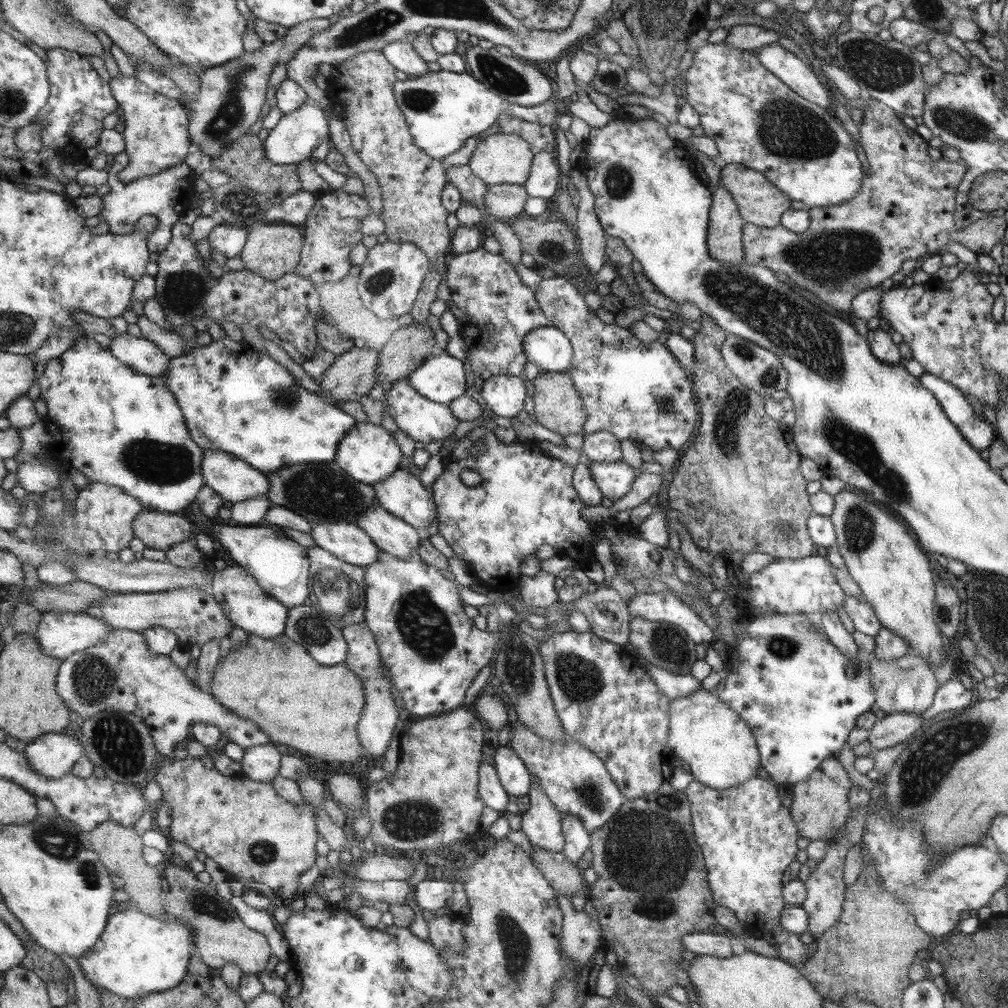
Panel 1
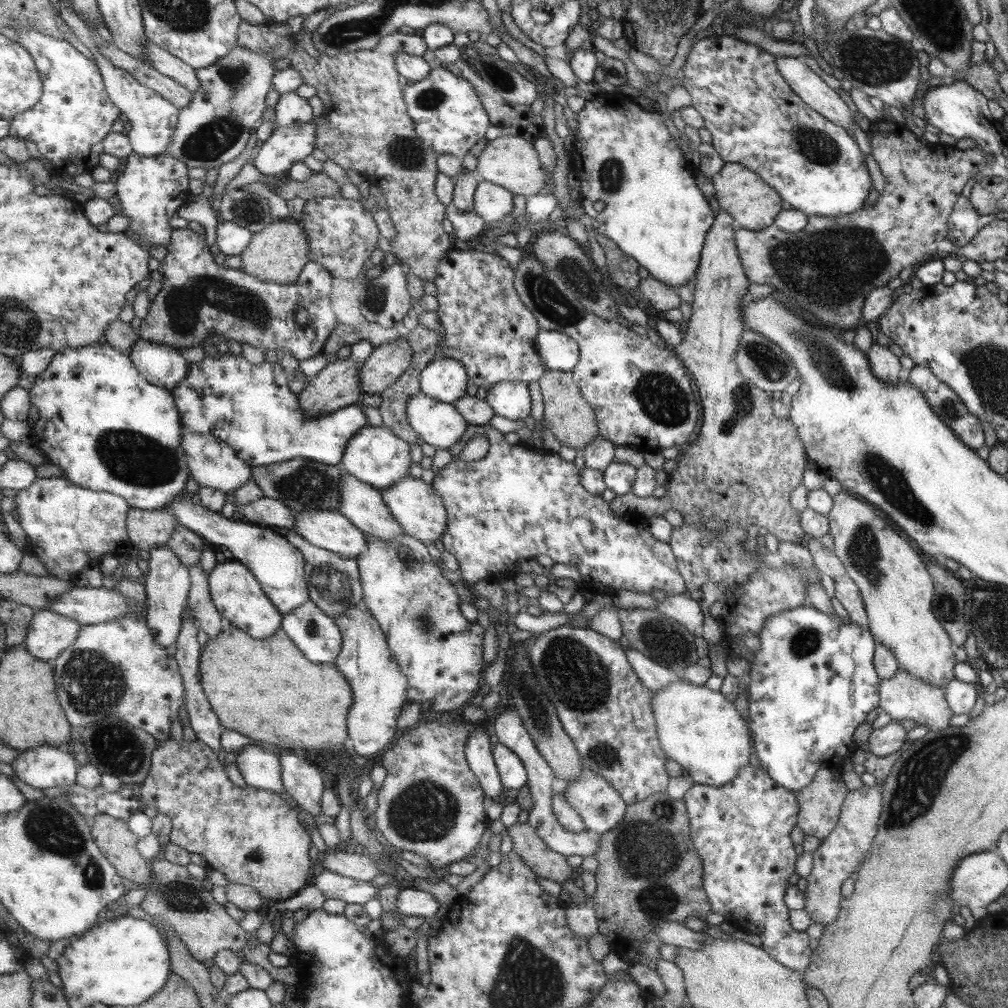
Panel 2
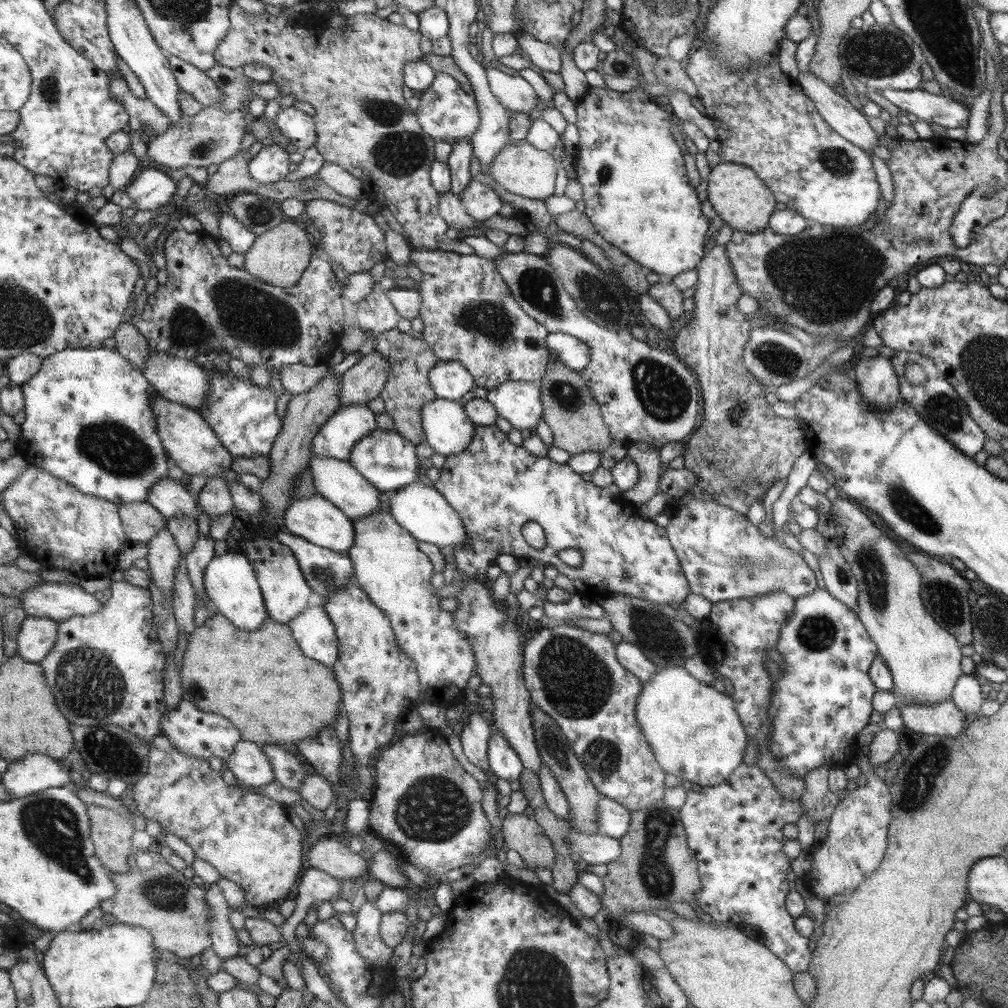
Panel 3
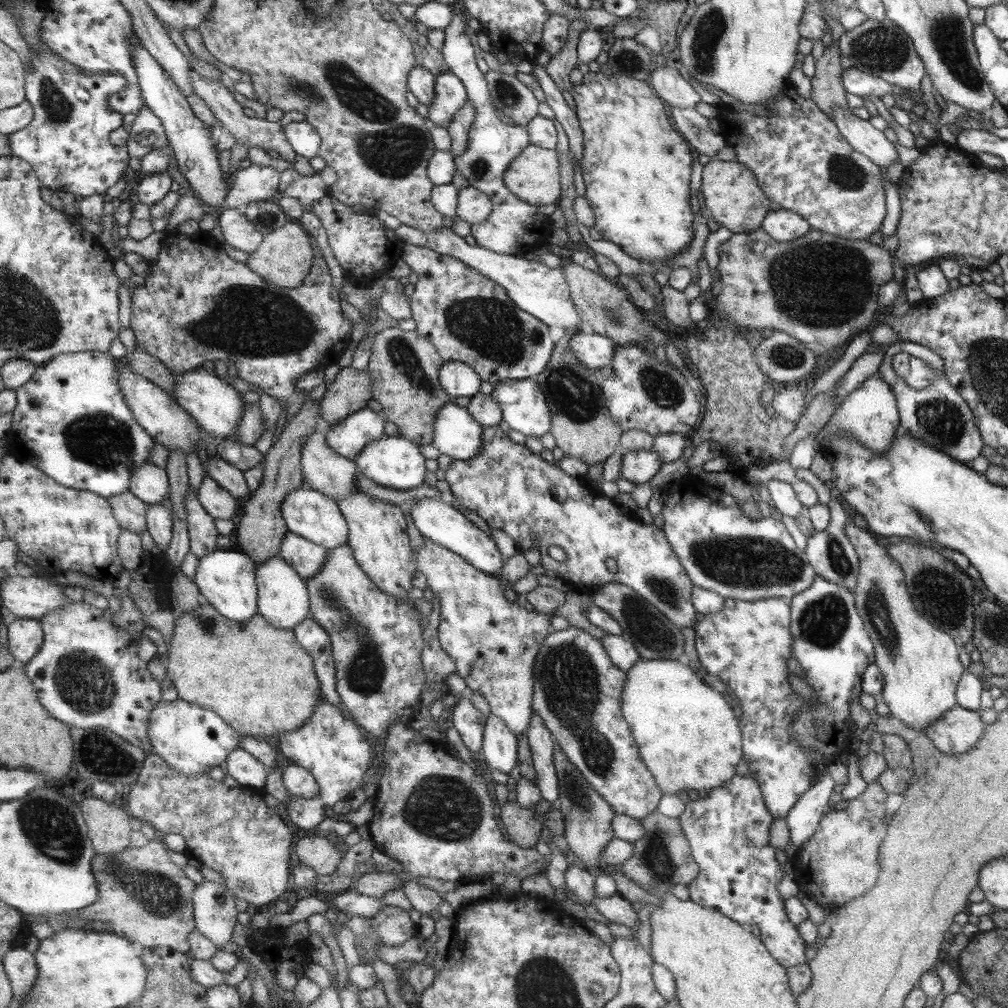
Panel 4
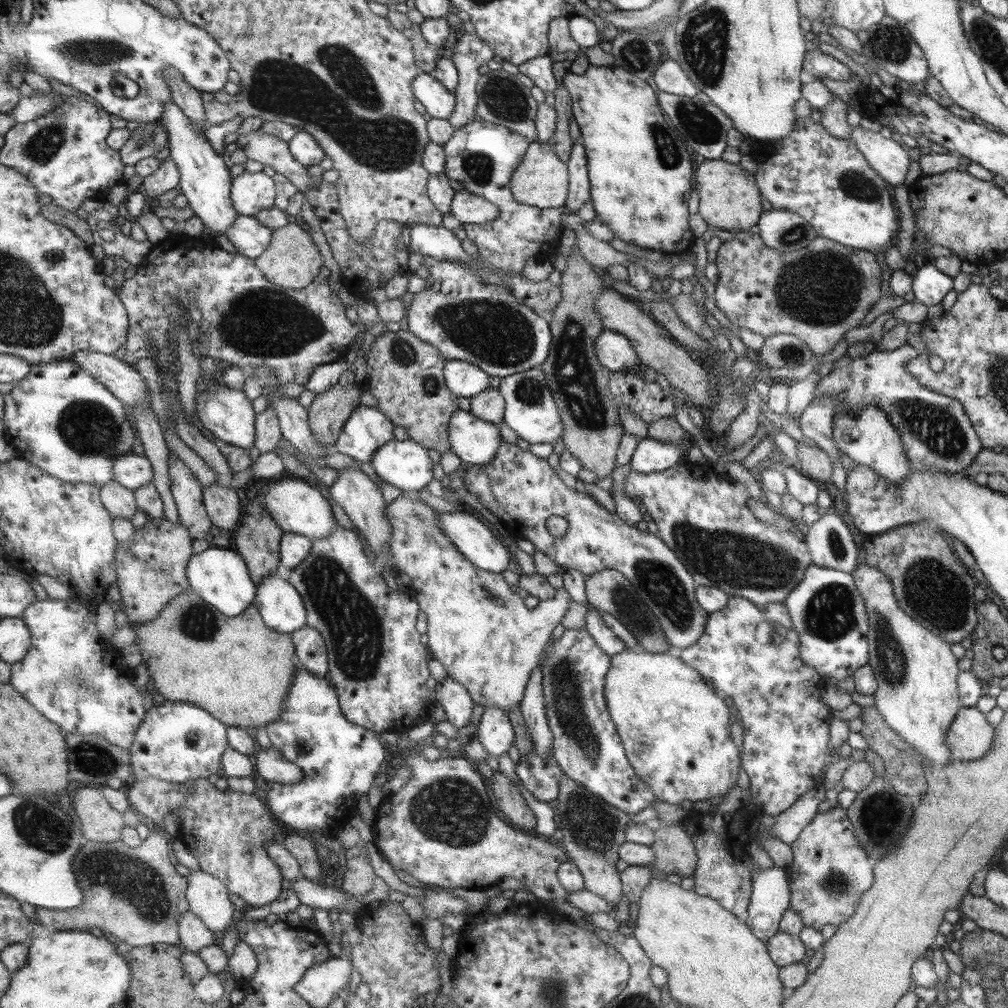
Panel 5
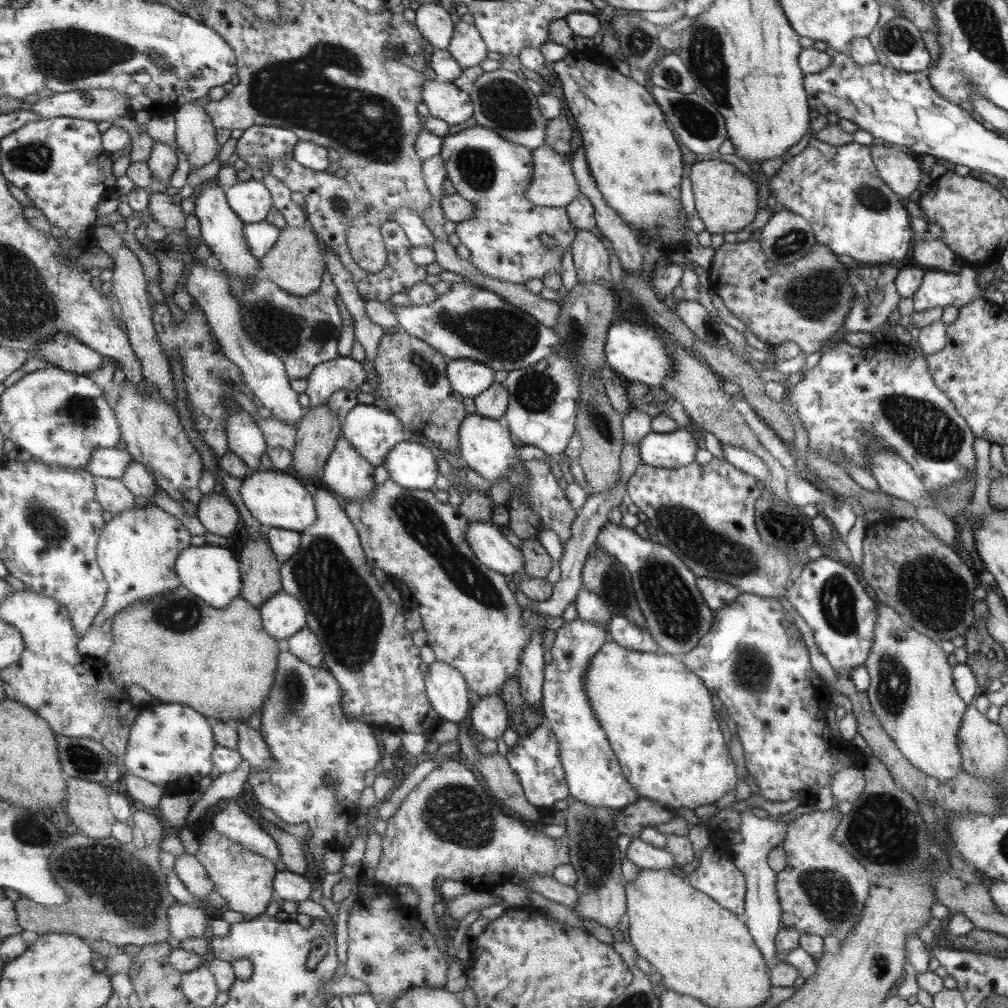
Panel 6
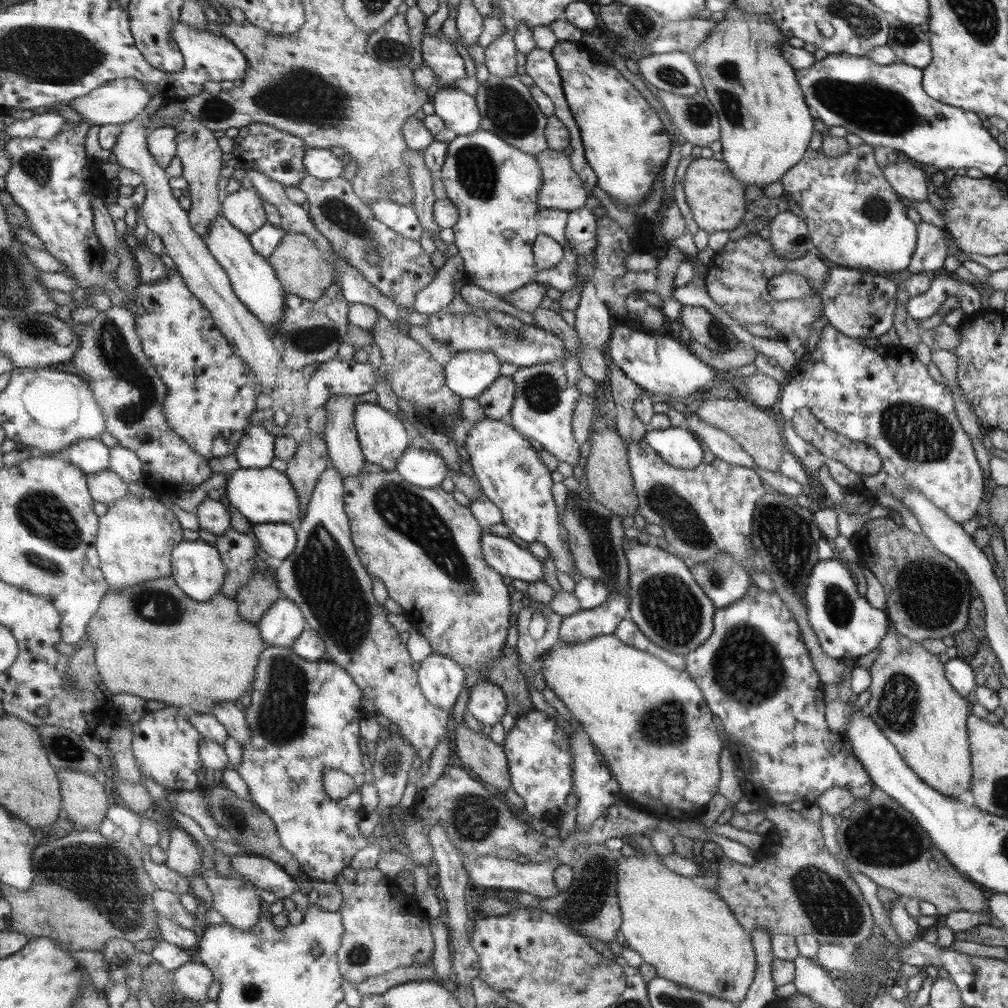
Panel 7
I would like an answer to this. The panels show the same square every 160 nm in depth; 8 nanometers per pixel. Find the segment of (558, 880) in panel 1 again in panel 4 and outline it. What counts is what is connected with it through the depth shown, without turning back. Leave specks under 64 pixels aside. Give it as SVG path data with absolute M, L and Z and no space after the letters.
M513 801L499 807L498 815L505 829L504 835L521 848L534 848L541 834L541 823L530 808L521 808Z

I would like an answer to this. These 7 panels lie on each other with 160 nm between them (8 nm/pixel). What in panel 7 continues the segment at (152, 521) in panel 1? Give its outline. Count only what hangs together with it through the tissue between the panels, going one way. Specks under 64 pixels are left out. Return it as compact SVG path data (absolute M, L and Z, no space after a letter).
M105 469L88 475L92 497L107 506L115 504L129 494L128 482L113 469Z

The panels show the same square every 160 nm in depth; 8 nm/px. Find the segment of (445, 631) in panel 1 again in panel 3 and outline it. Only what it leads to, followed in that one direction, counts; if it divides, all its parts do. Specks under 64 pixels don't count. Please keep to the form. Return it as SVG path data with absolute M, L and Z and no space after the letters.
M388 510L375 511L370 515L351 520L355 529L355 542L347 550L352 561L352 574L356 584L364 589L373 604L389 617L394 635L405 656L415 664L421 680L421 698L443 698L443 700L421 700L445 709L451 706L451 698L461 696L467 679L476 670L476 658L466 636L456 629L452 613L439 610L436 589L429 583L432 565L417 549L415 538L394 519Z

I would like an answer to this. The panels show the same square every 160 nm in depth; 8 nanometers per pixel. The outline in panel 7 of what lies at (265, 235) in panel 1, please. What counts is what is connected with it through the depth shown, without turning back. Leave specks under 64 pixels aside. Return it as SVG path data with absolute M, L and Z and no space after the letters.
M287 232L277 251L268 260L273 268L276 268L286 292L305 300L320 299L326 288L333 283L333 268L320 255L315 242L301 233Z

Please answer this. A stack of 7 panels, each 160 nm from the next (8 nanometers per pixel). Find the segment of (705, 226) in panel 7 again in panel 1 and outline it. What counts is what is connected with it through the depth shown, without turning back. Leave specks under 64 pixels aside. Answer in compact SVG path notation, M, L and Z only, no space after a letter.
M721 164L719 171L721 187L733 197L740 210L740 216L745 223L757 227L774 228L780 225L780 218L790 209L791 200L781 193L763 173L747 168L744 164Z

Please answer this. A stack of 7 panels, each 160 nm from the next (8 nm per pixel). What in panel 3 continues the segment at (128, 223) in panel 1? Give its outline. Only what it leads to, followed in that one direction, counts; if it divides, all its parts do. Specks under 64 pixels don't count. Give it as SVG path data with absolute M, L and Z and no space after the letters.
M144 164L134 182L125 191L135 202L137 210L164 210L170 205L178 186L169 172L170 170L156 165Z

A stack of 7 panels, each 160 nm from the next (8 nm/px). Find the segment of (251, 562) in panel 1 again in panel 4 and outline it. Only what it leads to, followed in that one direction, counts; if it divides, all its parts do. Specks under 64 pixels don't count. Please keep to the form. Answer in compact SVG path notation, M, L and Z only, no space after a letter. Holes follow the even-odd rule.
M149 463L132 470L130 491L141 497L148 505L164 504L170 493L170 480L166 468ZM279 556L270 558L263 564L257 564L258 612L275 628L294 630L311 614L308 609L308 594L304 581L297 571L285 559Z

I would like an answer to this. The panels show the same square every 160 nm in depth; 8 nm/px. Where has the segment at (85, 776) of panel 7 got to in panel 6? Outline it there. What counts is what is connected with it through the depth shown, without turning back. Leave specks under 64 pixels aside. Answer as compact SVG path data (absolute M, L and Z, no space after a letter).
M69 778L68 783L68 803L67 814L69 814L69 824L75 824L77 828L73 830L81 830L83 834L87 834L91 838L107 838L112 836L113 825L117 822L116 816L110 808L109 793L110 787L107 784L94 783L90 780L79 780L79 778Z

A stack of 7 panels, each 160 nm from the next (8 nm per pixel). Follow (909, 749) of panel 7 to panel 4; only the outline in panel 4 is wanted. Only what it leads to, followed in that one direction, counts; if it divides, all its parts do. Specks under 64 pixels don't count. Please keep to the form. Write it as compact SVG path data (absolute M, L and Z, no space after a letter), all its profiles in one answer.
M849 517L844 531L858 556L859 570L851 591L855 607L875 646L873 664L883 678L881 698L892 718L909 729L923 732L956 707L957 680L961 679L963 668L957 660L955 641L913 608L904 573L886 550L875 544L867 532L853 526Z

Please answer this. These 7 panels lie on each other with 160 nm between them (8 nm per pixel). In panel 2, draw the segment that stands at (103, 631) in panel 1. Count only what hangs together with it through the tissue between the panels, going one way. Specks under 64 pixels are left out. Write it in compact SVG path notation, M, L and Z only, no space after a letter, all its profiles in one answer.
M36 610L24 644L37 659L54 662L79 636L82 624L52 610Z

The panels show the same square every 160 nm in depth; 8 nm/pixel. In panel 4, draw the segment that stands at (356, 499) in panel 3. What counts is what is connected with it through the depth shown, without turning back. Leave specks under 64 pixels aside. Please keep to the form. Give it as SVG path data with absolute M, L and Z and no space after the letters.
M321 425L313 427L313 430L302 440L304 443L300 448L300 469L303 470L307 488L324 493L326 497L335 501L347 493L357 491L354 481L359 473L356 471L354 461L346 460L329 448L326 441L326 431L326 428Z

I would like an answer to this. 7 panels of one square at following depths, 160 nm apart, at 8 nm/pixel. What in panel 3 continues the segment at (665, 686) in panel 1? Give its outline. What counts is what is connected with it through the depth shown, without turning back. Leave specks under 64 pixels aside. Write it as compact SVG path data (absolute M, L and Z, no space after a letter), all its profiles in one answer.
M619 641L616 644L616 658L621 666L629 670L633 676L639 678L641 684L645 684L655 672L659 672L659 666L649 661L634 644L627 641Z

